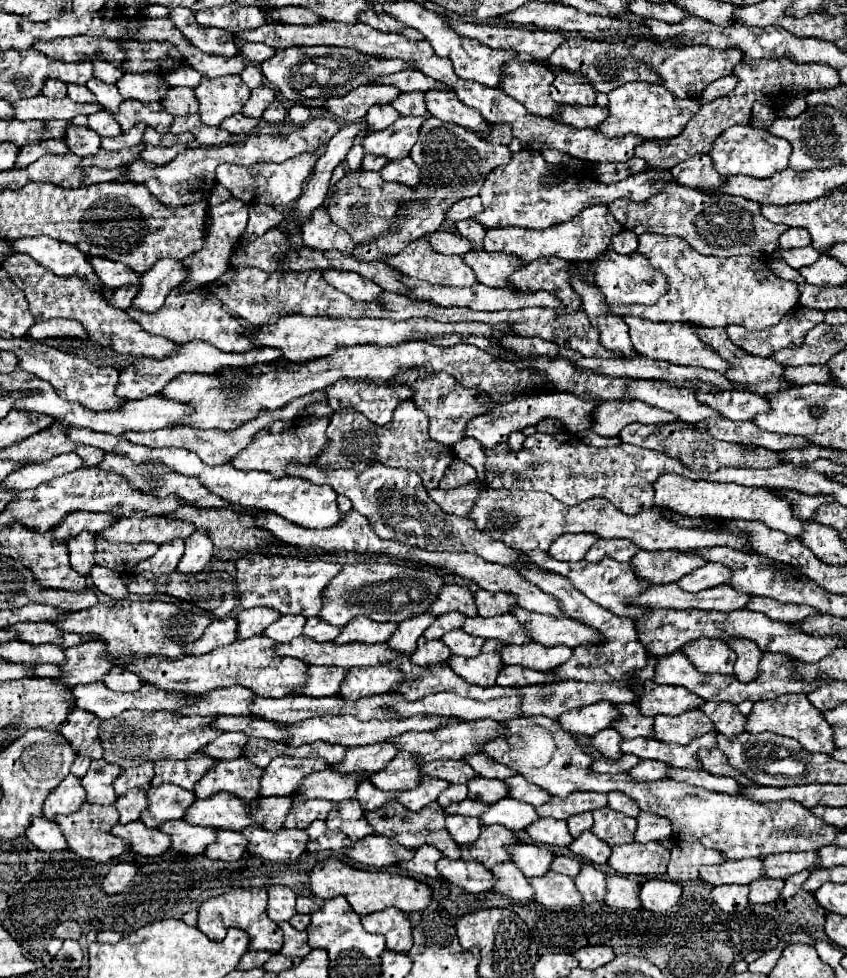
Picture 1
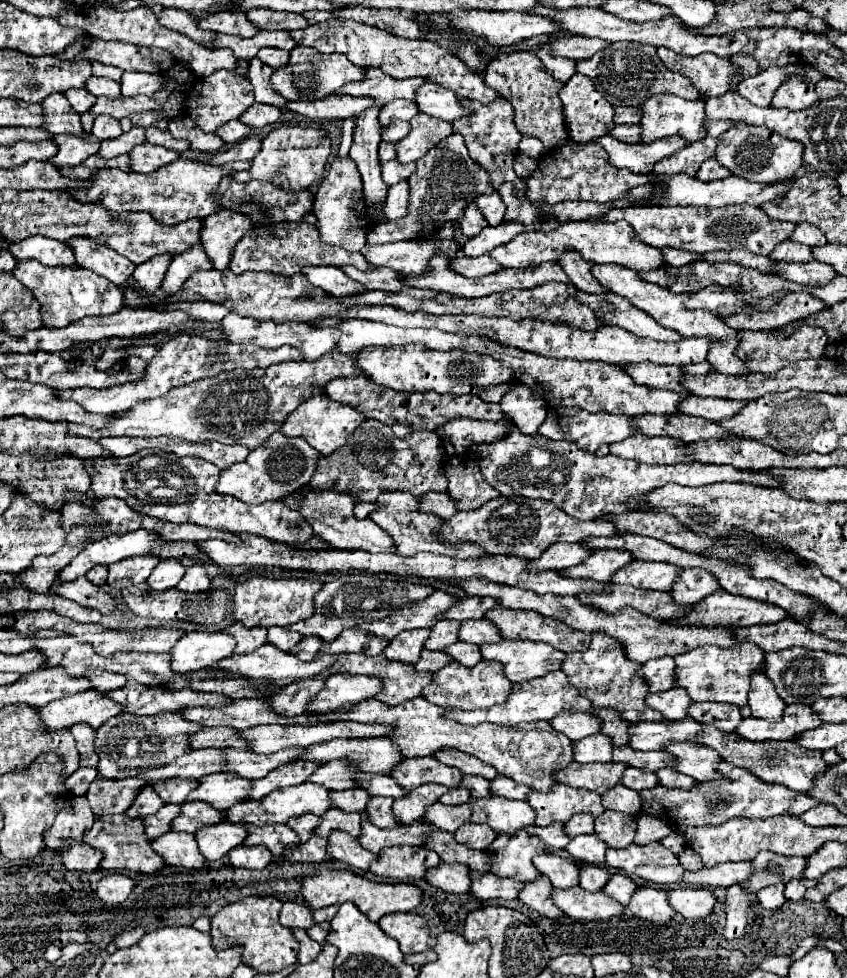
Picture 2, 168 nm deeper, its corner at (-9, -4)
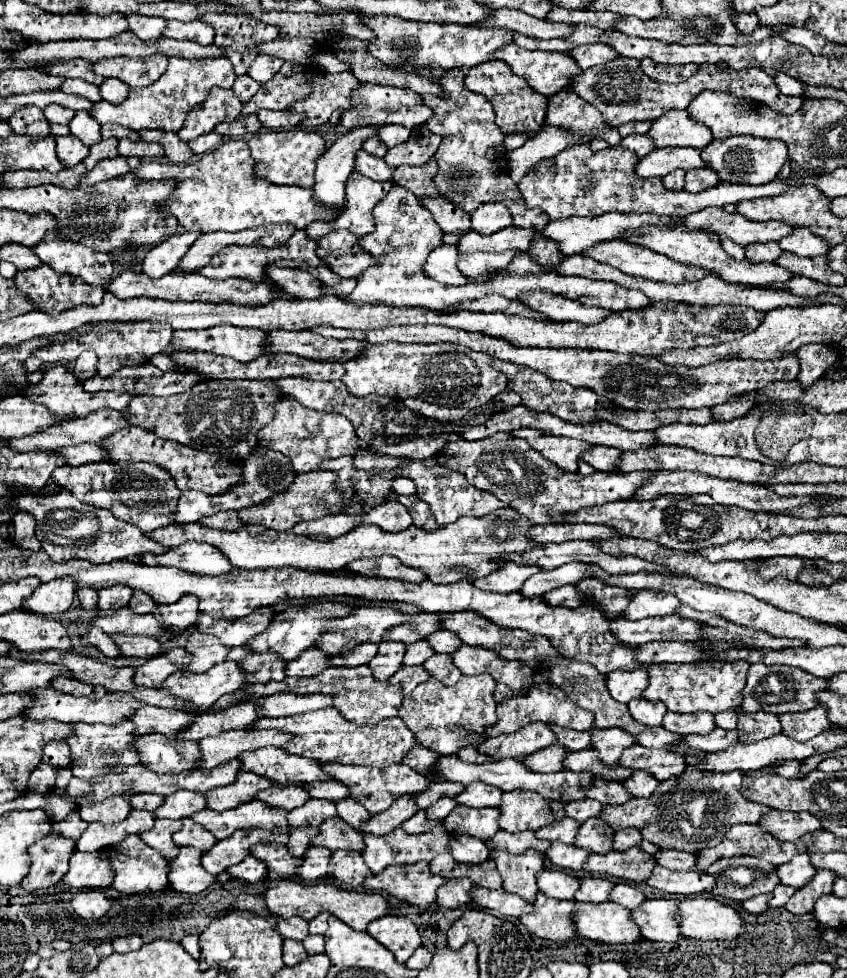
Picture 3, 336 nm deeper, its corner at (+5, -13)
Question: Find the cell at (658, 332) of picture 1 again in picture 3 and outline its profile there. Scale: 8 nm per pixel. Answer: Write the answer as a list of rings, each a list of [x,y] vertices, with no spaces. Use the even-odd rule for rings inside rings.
[[[528,293],[528,297],[520,297],[520,301],[526,307],[552,317],[554,321],[578,321],[584,325],[594,325],[610,315],[608,309],[586,307],[580,305],[578,301],[556,297],[556,293]]]

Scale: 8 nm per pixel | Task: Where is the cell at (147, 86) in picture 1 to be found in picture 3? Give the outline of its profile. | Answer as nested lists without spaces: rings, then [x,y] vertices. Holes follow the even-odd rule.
[[[104,79],[104,83],[100,85],[100,95],[104,101],[108,103],[124,103],[128,97],[128,85],[124,85],[124,81],[116,81],[116,79]]]

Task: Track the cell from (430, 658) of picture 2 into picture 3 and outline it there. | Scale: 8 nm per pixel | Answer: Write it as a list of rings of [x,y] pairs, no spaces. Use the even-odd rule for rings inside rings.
[[[420,665],[420,667],[400,667],[400,671],[394,673],[388,681],[400,685],[400,687],[402,687],[402,695],[408,695],[408,693],[412,693],[420,683],[424,683],[424,681],[428,681],[428,679],[430,679],[428,671]]]

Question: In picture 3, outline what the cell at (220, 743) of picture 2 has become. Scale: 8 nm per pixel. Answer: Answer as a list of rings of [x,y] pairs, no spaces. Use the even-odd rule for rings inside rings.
[[[158,733],[138,737],[132,749],[138,751],[140,763],[154,773],[180,773],[192,769],[200,759],[196,741],[170,739]]]

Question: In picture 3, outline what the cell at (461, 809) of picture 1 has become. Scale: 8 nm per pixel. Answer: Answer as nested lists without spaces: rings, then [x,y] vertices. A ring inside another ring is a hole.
[[[418,811],[414,817],[410,817],[408,821],[404,821],[404,829],[410,833],[410,835],[418,835],[418,833],[426,833],[428,829],[440,825],[440,821],[428,821],[424,811]]]

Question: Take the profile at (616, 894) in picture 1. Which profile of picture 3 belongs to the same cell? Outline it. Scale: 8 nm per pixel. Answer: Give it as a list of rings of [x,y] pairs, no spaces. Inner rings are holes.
[[[654,899],[644,901],[638,909],[634,909],[632,919],[648,941],[676,943],[682,937],[676,911],[678,899]]]

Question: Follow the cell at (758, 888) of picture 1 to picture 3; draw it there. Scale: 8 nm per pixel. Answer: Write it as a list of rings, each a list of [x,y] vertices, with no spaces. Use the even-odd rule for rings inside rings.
[[[756,895],[752,899],[746,899],[742,903],[742,907],[748,911],[748,913],[754,913],[754,915],[760,915],[768,909],[768,901],[770,901],[770,895]]]

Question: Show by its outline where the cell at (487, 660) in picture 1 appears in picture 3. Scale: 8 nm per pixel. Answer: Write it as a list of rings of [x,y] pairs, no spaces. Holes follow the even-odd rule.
[[[488,673],[476,677],[462,675],[460,681],[452,687],[446,687],[434,677],[430,677],[426,683],[418,685],[410,695],[404,697],[398,715],[404,725],[412,729],[416,741],[420,741],[422,747],[428,747],[440,755],[452,755],[456,753],[456,749],[460,749],[460,745],[468,745],[470,739],[450,739],[450,727],[464,727],[466,731],[484,735],[486,727],[492,727],[496,723],[494,687],[496,681],[492,681]]]

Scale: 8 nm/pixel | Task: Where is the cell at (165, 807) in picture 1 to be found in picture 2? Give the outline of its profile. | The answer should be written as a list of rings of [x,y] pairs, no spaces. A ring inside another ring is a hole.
[[[184,802],[180,816],[176,816],[170,824],[172,832],[196,832],[206,824],[216,824],[222,818],[222,812],[212,808],[206,802]]]

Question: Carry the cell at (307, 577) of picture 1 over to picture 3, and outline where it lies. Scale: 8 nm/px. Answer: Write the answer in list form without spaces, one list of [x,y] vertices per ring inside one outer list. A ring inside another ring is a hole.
[[[260,607],[254,613],[250,613],[248,617],[234,619],[234,621],[220,621],[220,619],[212,619],[206,613],[202,613],[198,617],[196,629],[200,633],[208,633],[208,635],[218,637],[220,643],[226,647],[240,647],[250,637],[262,633],[270,625],[270,621],[272,621],[270,607]]]

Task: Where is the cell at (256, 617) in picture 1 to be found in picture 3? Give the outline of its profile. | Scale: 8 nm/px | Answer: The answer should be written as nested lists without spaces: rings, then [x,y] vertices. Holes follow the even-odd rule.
[[[194,631],[184,647],[188,653],[192,653],[192,661],[184,667],[184,671],[190,673],[206,673],[212,665],[226,661],[228,655],[228,647],[220,645],[220,641],[216,641],[216,637],[212,635],[204,635]]]

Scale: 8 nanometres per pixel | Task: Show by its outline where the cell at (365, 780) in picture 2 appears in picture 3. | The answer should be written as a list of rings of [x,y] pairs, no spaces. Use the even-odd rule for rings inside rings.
[[[318,781],[312,785],[304,785],[312,799],[326,799],[326,801],[340,801],[348,797],[348,789],[338,781]]]

